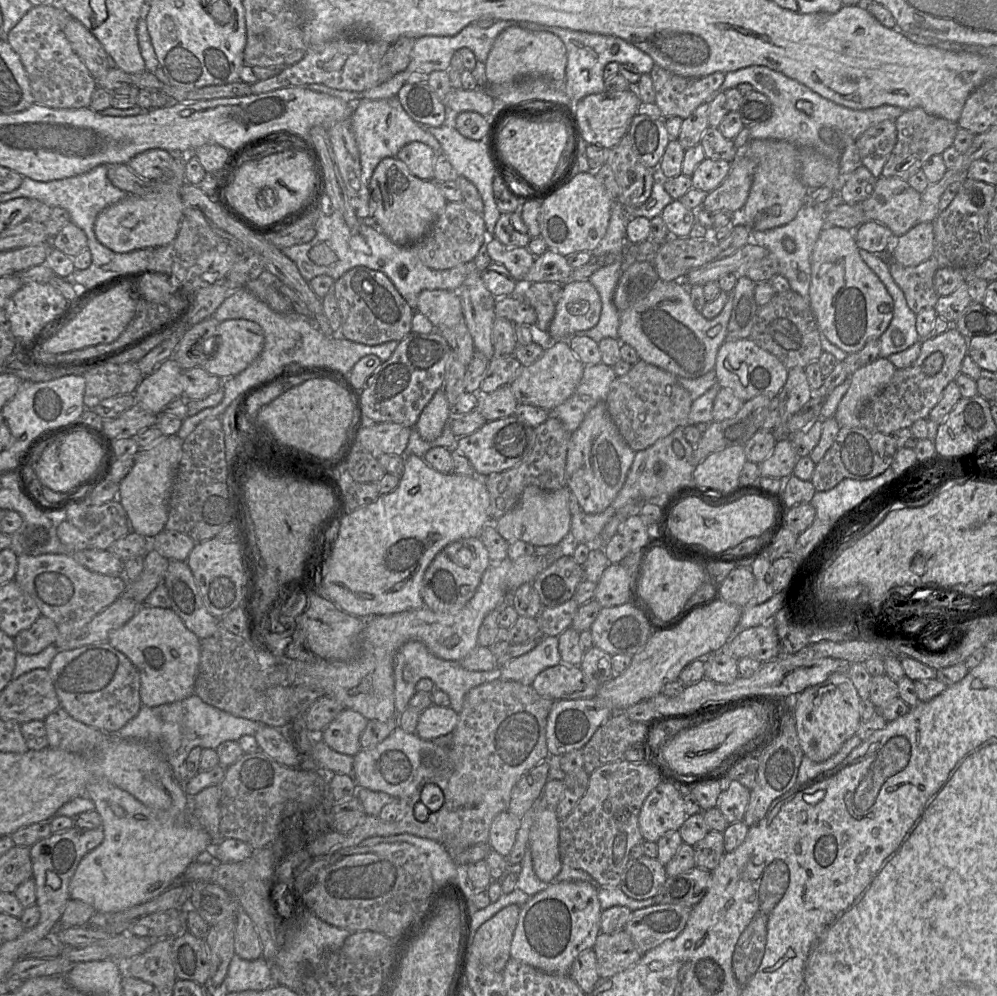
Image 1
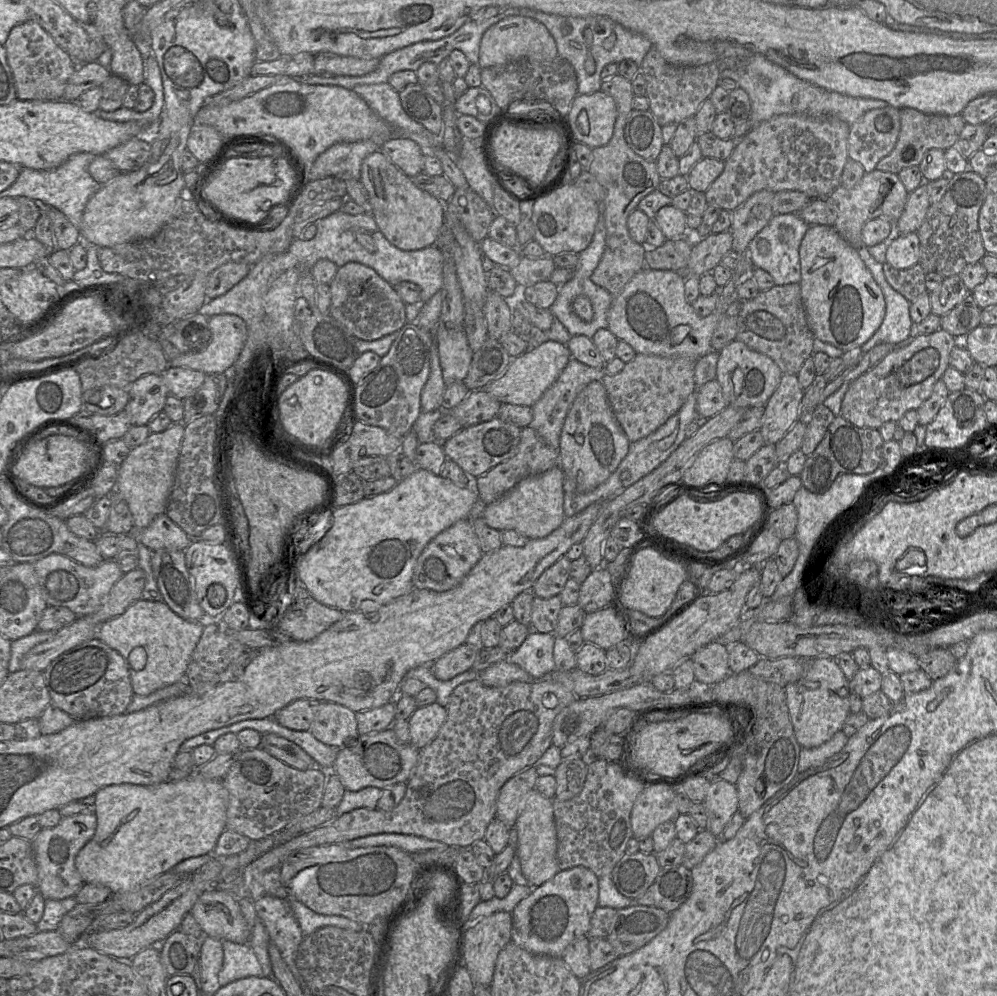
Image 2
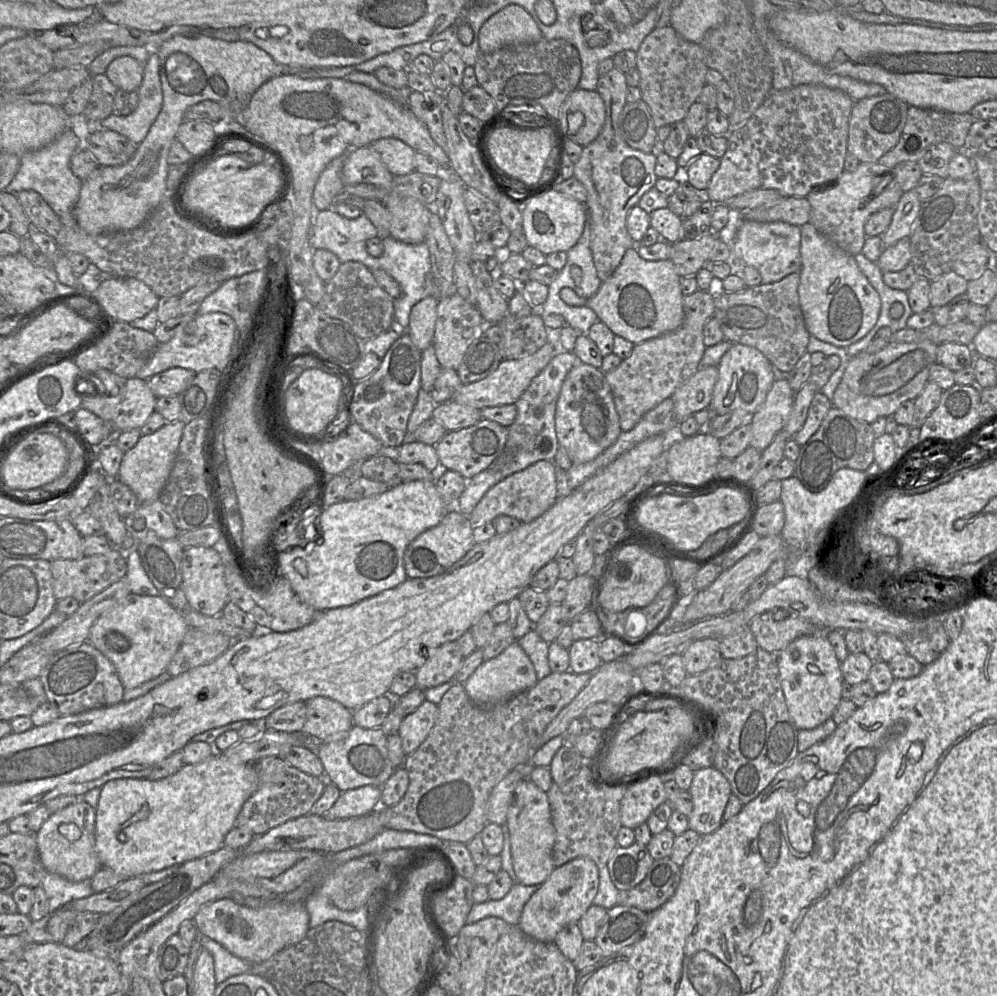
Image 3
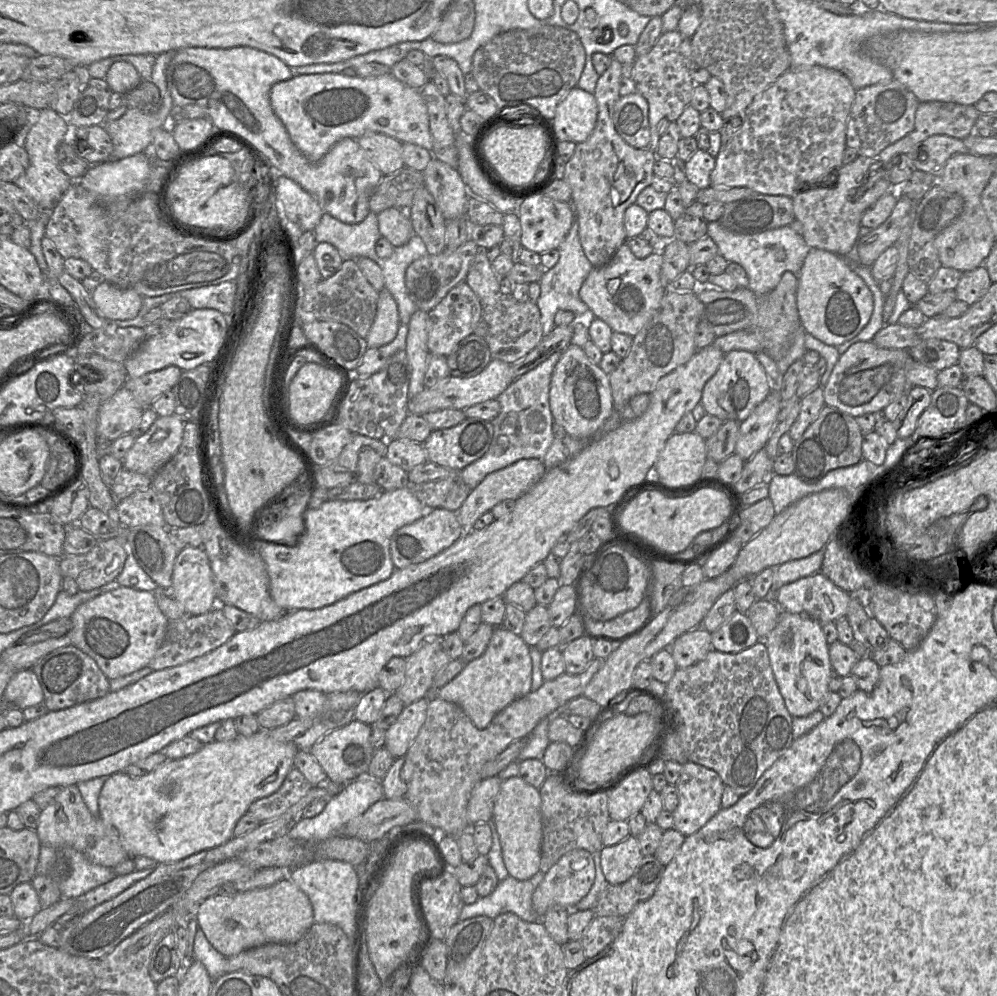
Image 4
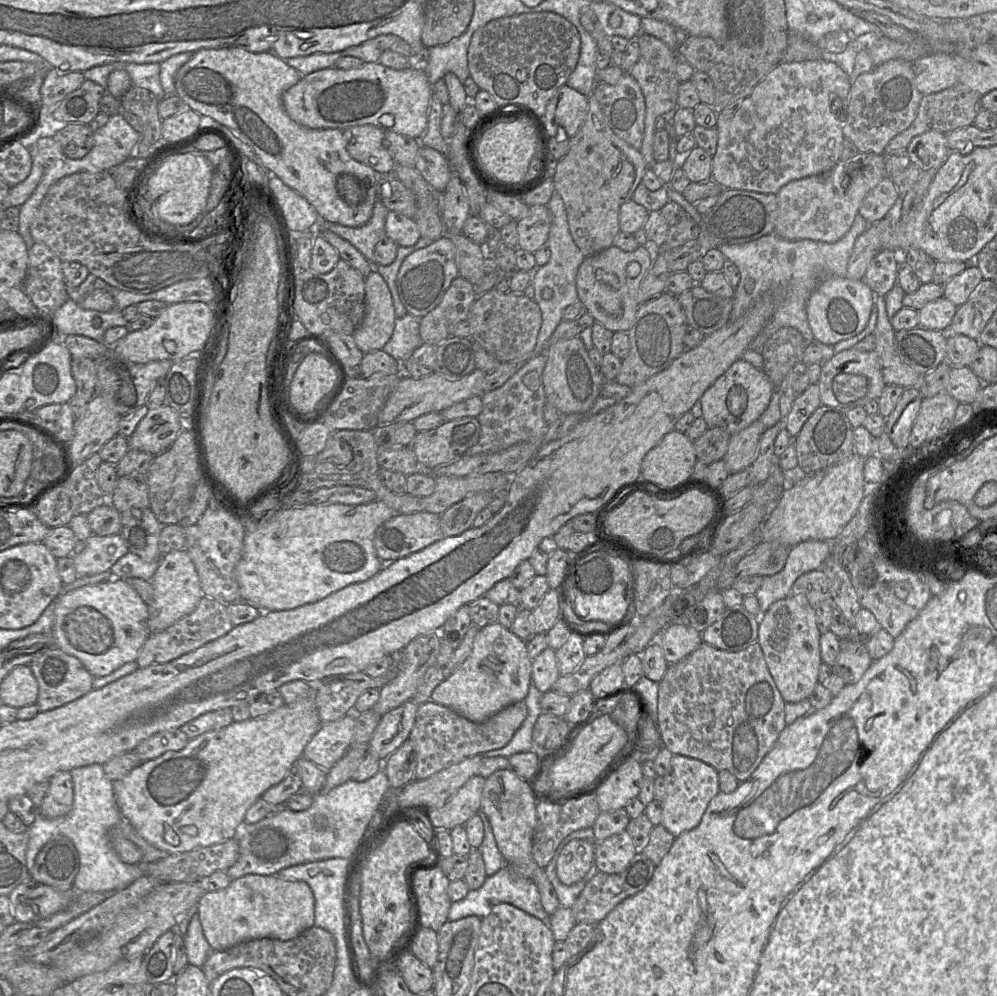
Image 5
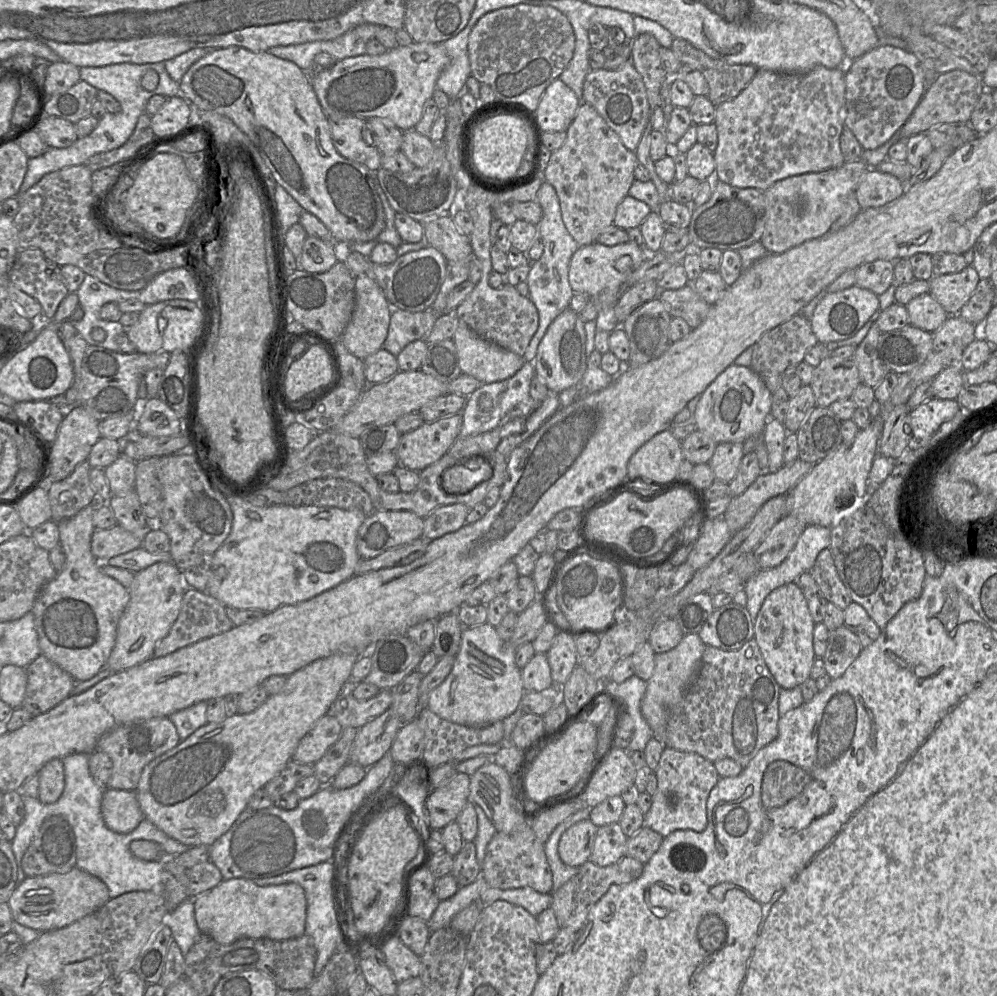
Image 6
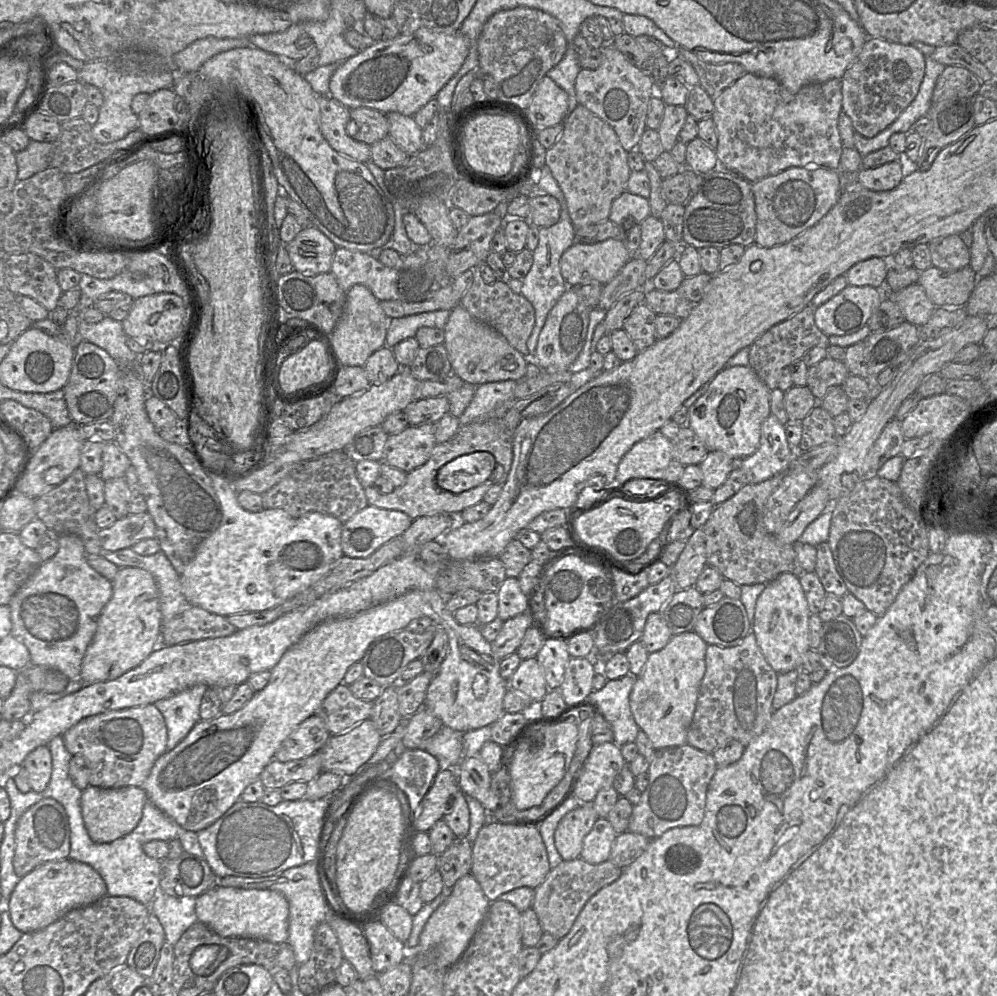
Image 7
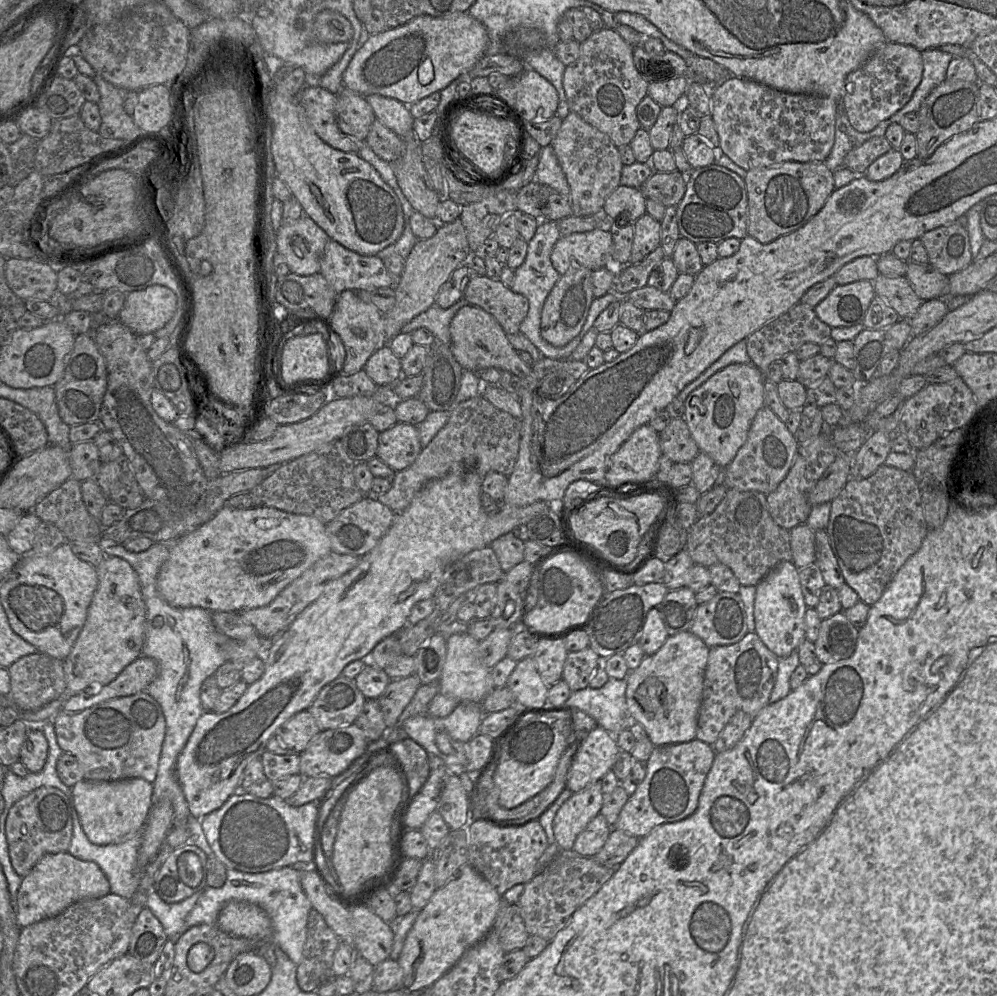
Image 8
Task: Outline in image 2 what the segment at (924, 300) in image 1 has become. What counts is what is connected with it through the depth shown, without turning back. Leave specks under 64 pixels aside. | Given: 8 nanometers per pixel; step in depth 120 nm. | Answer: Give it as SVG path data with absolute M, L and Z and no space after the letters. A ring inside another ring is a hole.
M884 263L883 271L890 286L909 302L928 292L925 286L926 273L918 263L904 270L897 270L890 264Z

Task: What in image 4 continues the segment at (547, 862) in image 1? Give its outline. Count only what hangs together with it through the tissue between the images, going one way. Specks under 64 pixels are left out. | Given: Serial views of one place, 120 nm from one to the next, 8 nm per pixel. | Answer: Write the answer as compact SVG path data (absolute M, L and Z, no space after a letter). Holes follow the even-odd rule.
M515 776L503 780L493 810L502 857L510 876L528 880L540 871L542 843L541 796L539 789Z

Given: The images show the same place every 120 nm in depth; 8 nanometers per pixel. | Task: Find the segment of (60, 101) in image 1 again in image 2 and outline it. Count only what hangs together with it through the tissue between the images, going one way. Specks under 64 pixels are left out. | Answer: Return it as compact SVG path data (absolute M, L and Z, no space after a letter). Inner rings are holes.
M29 19L13 27L3 45L12 72L17 99L63 100L66 84L78 64L37 22Z

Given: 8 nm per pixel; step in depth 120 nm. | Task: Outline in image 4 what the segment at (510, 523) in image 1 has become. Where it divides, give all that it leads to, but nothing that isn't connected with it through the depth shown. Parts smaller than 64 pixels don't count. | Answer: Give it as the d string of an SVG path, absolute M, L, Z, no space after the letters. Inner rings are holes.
M522 459L503 469L488 474L476 488L471 490L459 509L453 511L464 533L473 530L476 520L498 503L506 499L517 500L537 484L546 472L544 463L539 459Z

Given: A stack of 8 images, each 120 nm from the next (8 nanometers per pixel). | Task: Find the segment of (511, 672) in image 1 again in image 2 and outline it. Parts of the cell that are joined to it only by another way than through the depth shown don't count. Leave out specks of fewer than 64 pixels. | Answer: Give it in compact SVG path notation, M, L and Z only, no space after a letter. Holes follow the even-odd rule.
M532 628L523 643L507 654L505 660L519 665L531 677L539 679L556 669L553 659L553 633L540 633Z

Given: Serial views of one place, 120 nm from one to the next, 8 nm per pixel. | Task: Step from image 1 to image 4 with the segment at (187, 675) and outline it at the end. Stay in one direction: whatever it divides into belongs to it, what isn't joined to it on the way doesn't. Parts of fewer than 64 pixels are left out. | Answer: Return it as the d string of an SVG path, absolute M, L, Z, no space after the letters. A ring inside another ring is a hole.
M124 586L80 604L70 618L71 645L93 658L109 680L146 667L162 644L168 625L153 592Z

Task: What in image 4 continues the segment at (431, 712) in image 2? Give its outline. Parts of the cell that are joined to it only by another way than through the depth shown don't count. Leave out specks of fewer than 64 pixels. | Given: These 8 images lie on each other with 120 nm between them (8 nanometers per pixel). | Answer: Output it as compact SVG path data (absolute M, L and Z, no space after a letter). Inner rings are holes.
M421 698L405 706L385 733L384 747L394 758L406 755L426 720L428 700Z

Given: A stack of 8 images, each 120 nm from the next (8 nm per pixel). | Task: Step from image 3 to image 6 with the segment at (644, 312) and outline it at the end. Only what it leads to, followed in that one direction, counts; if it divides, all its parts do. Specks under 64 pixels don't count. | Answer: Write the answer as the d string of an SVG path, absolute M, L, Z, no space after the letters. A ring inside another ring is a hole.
M634 242L607 246L592 243L580 246L574 253L569 267L569 283L575 292L587 293L590 298L597 299L601 310L596 318L596 329L611 332L621 326L615 316L615 306L624 291L624 283L646 260L649 254L644 246Z

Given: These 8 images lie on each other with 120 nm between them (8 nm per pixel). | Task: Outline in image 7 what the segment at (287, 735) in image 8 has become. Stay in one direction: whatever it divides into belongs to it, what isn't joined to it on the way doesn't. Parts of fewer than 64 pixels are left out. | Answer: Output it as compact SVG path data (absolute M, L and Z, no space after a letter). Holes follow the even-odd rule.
M314 714L303 721L281 744L274 759L280 762L299 760L321 749L331 736L323 719Z

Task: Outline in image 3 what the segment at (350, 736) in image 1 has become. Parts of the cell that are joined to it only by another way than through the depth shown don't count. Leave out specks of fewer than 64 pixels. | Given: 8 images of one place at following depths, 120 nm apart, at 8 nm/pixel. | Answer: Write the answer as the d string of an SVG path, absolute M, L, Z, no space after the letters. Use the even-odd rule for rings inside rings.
M318 696L306 703L306 721L302 733L322 741L339 741L348 736L348 732L354 726L352 711L341 703L327 697Z

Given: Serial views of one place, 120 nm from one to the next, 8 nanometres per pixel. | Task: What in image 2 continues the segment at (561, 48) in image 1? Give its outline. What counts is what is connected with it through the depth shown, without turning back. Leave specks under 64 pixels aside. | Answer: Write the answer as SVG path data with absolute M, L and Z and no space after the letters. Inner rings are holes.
M509 16L491 26L483 34L479 50L479 66L488 68L520 59L551 62L558 57L554 38L547 28L530 17Z

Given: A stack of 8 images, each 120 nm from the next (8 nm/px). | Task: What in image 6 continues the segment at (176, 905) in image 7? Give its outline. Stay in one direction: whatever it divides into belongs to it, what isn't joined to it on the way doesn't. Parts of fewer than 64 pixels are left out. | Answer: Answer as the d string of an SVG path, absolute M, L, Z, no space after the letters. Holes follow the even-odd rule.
M186 899L174 910L168 911L163 918L163 924L170 928L183 956L202 936L195 919L193 899Z

